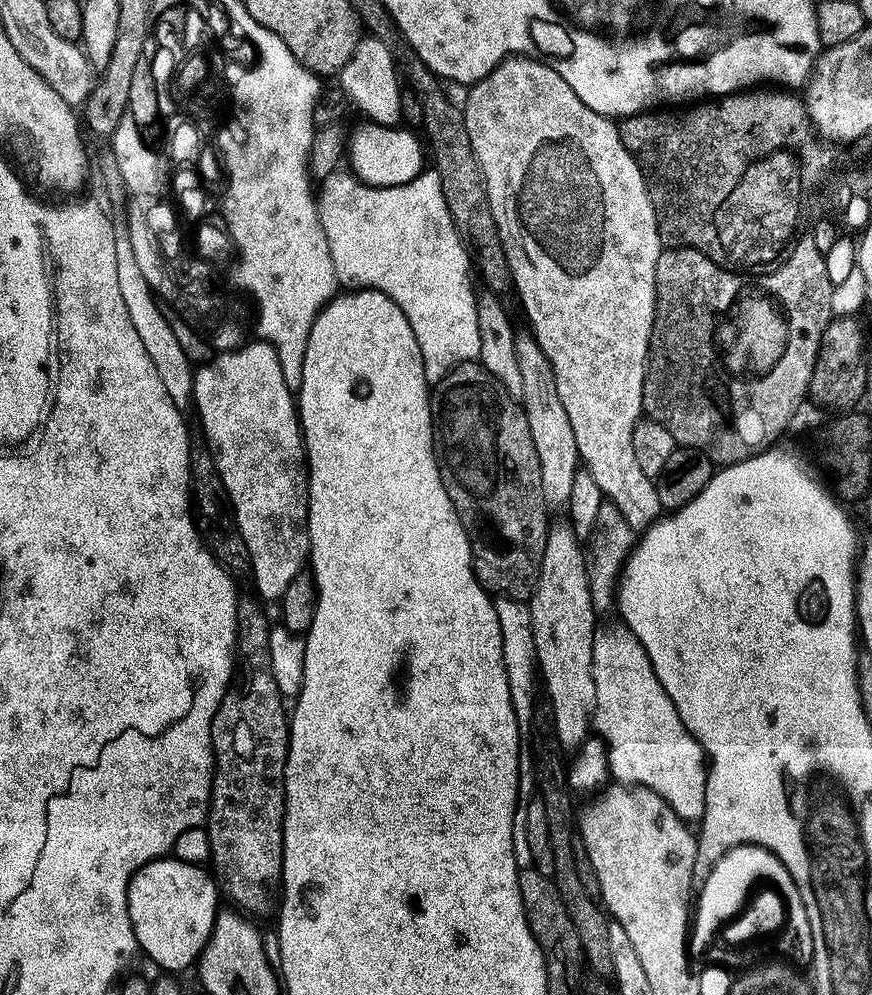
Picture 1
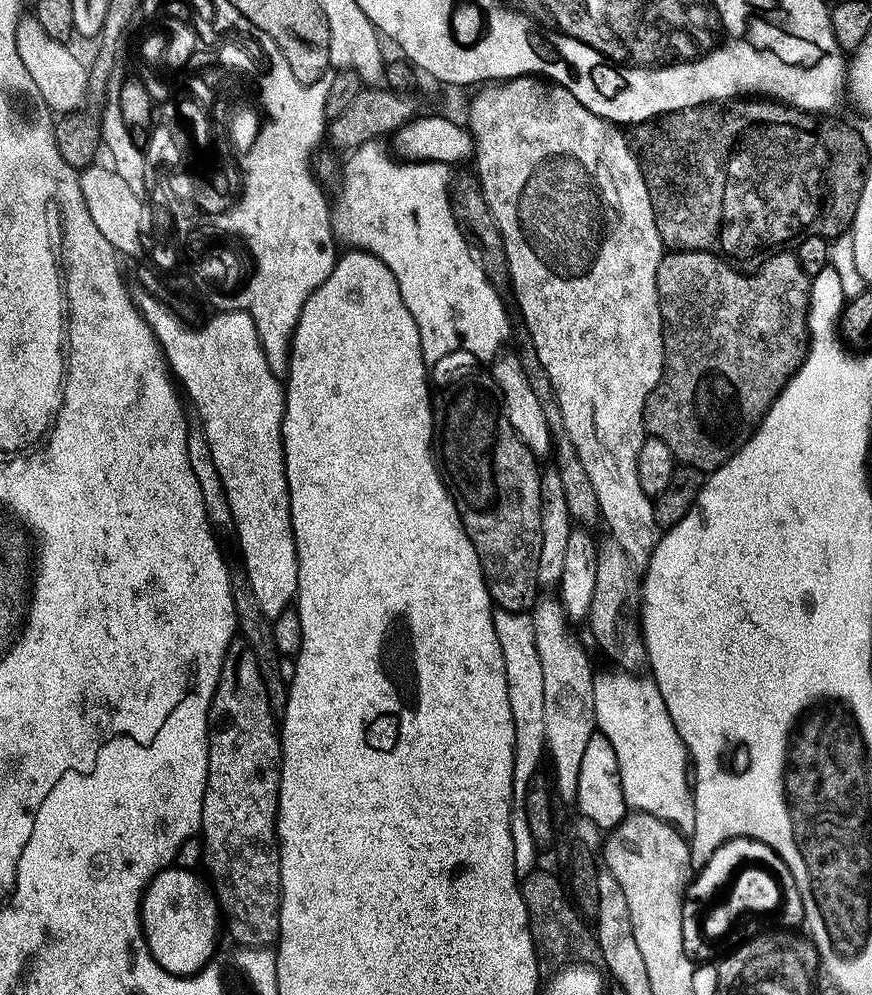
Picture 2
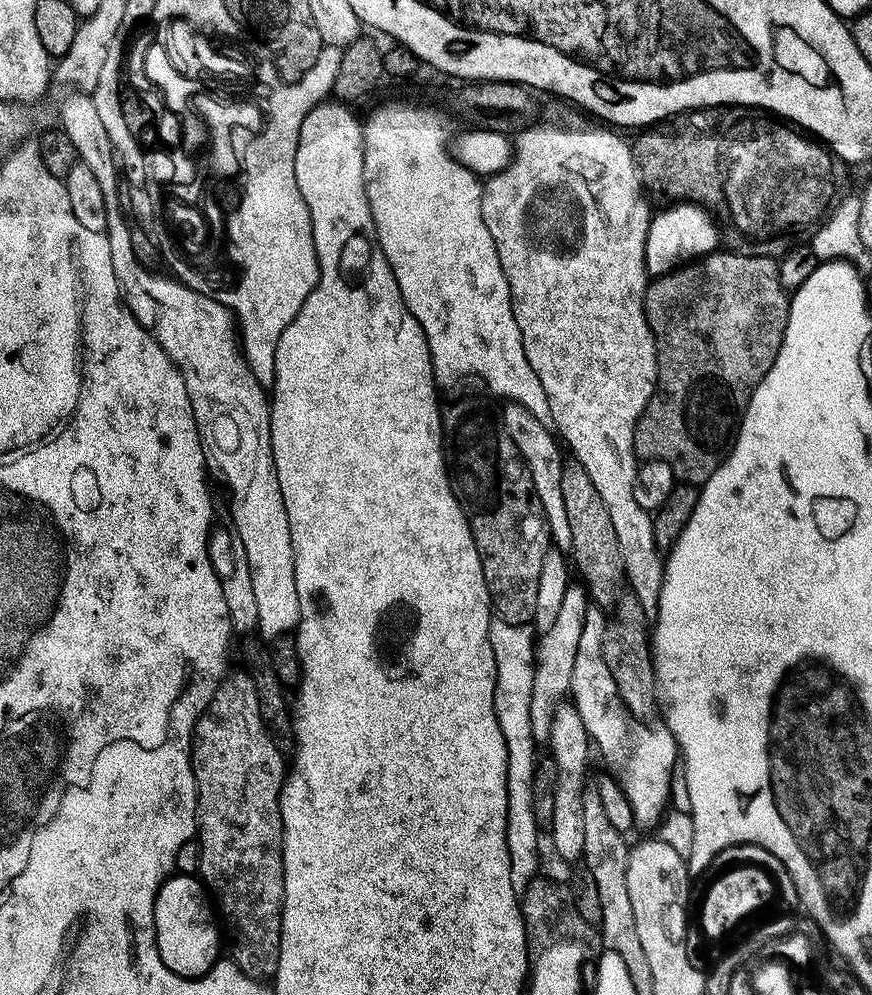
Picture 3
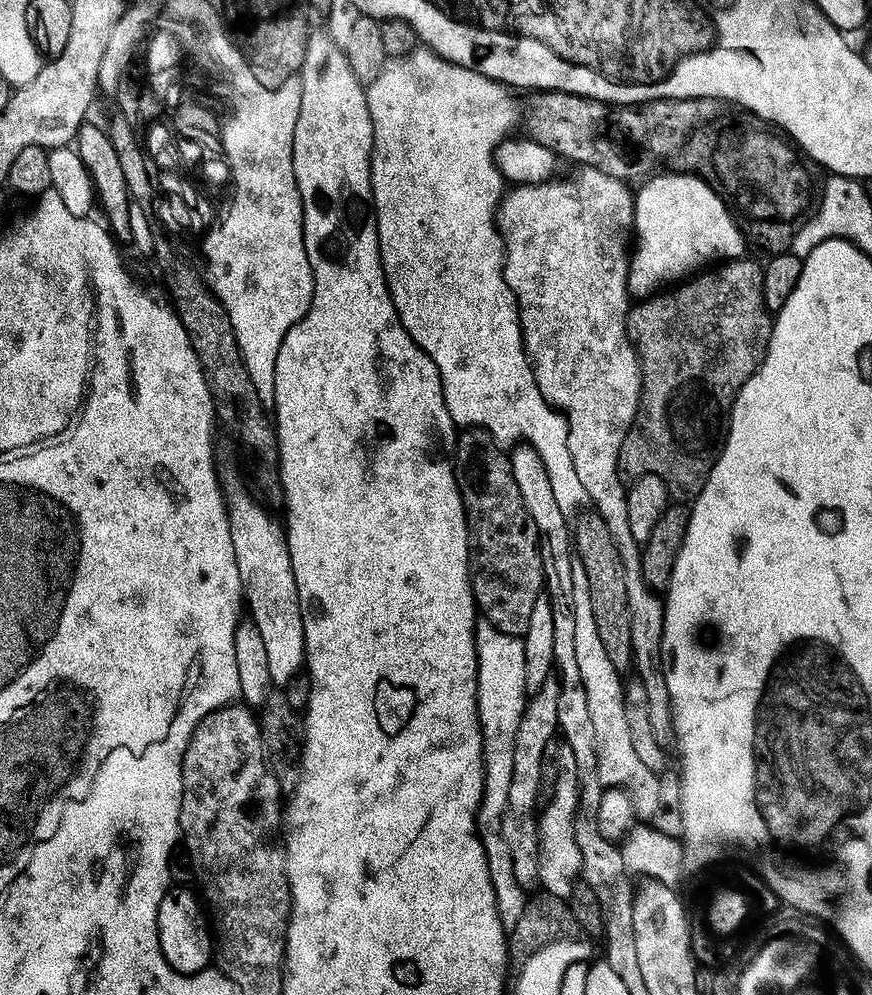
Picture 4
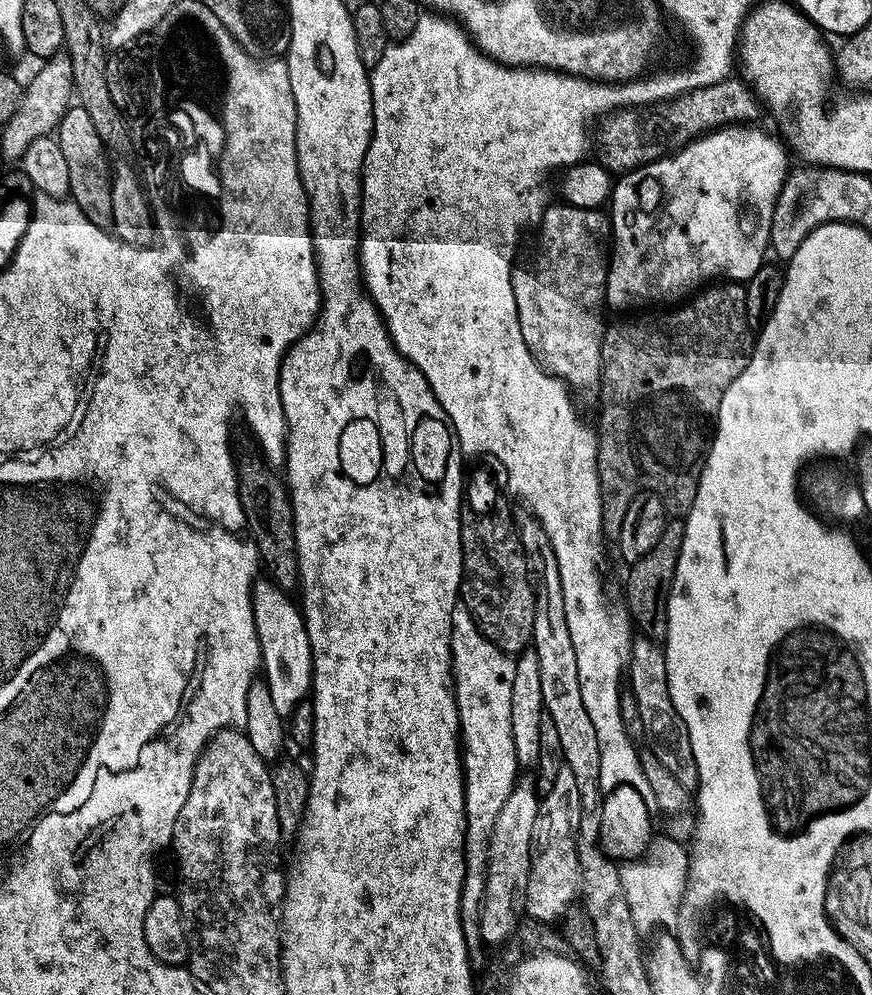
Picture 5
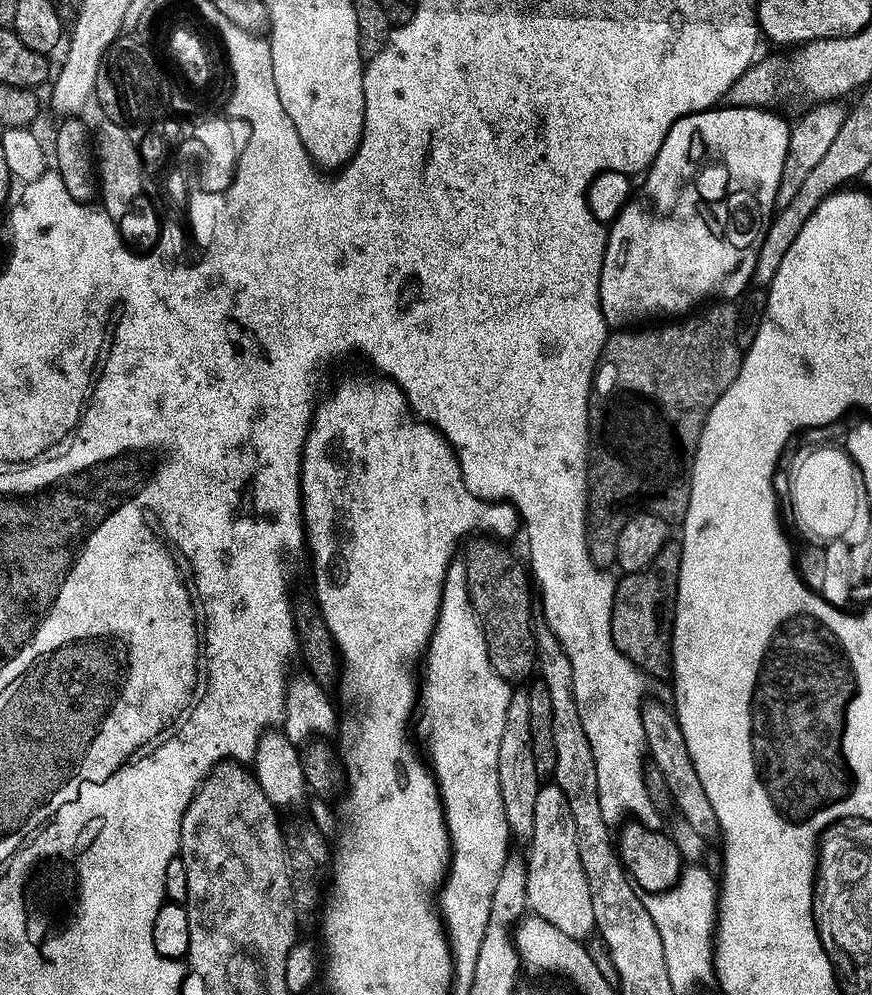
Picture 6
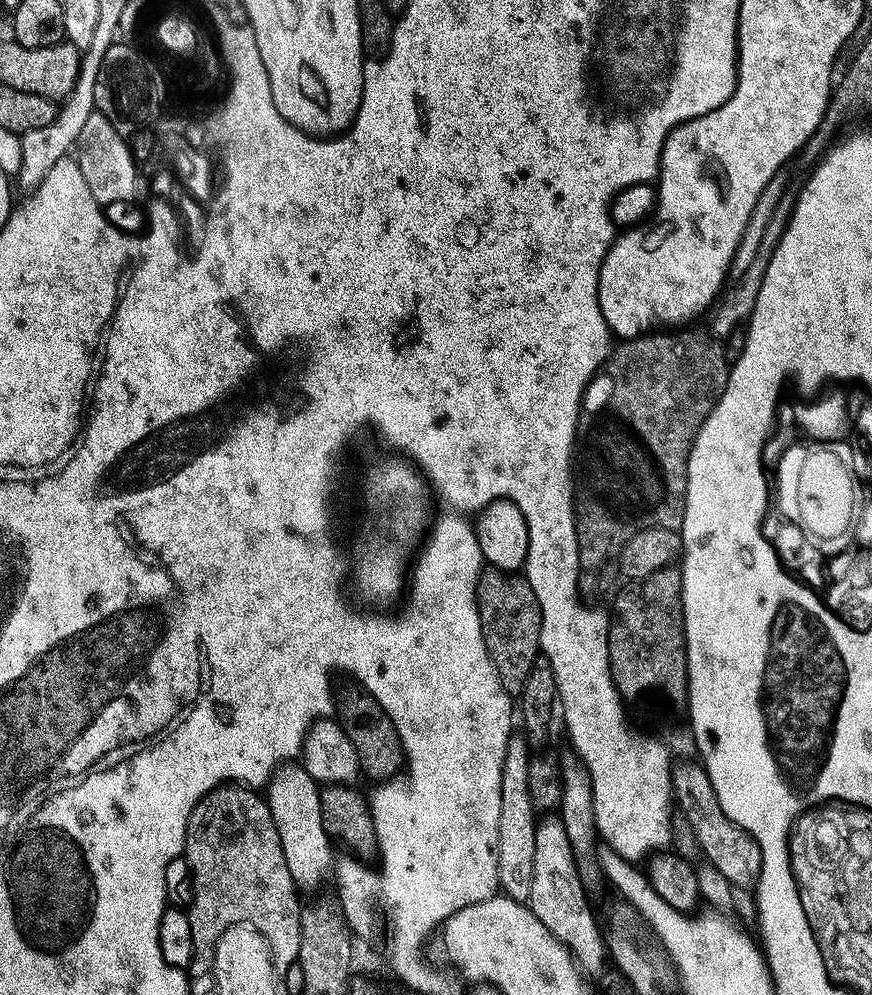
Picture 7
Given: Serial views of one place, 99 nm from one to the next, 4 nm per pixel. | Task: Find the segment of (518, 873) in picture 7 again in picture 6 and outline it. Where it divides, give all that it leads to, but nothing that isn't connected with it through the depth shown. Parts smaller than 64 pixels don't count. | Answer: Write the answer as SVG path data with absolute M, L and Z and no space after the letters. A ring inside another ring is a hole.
M513 691L510 707L506 712L506 726L498 750L499 788L502 790L503 809L509 833L516 839L531 841L534 832L534 807L542 787L542 777L537 774L530 735L530 698L527 691Z

